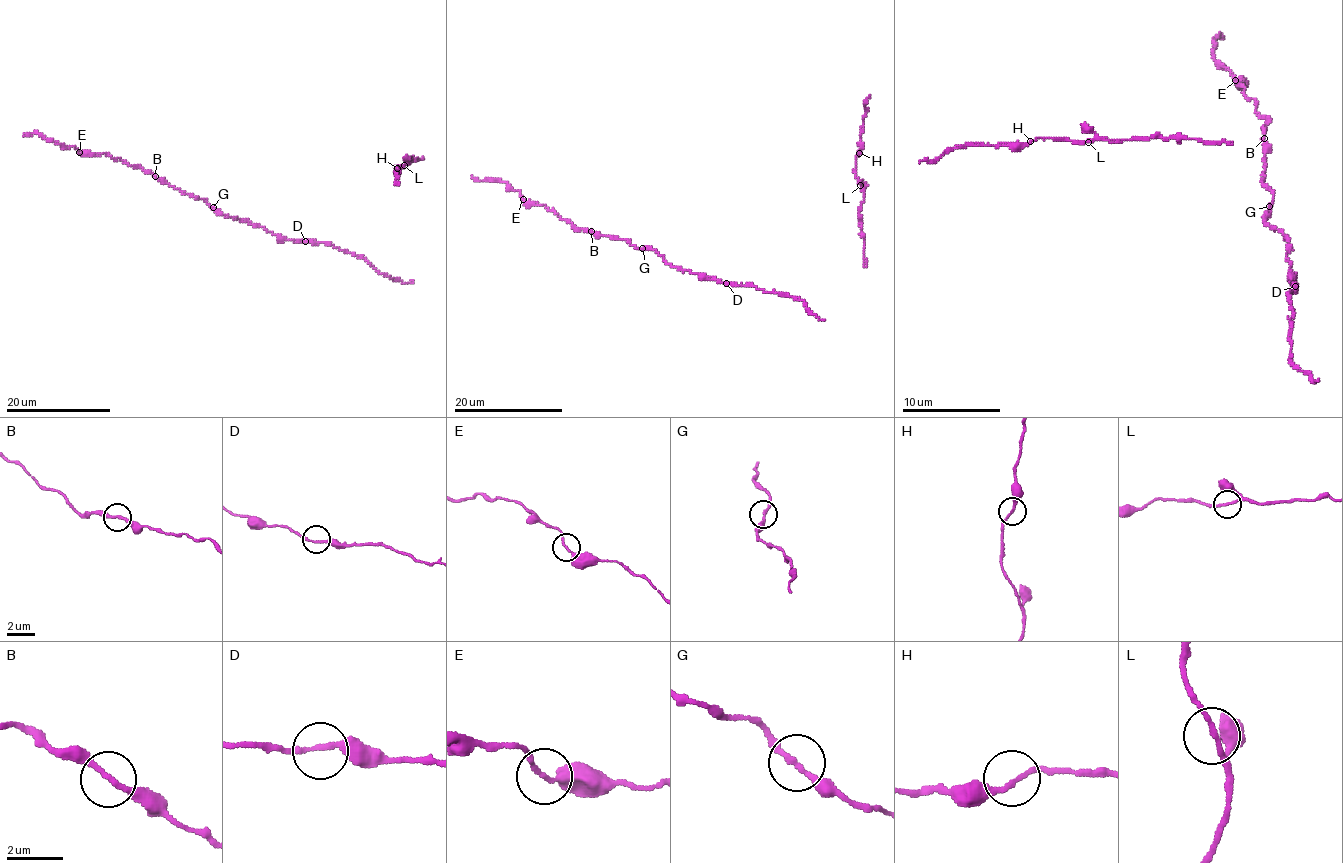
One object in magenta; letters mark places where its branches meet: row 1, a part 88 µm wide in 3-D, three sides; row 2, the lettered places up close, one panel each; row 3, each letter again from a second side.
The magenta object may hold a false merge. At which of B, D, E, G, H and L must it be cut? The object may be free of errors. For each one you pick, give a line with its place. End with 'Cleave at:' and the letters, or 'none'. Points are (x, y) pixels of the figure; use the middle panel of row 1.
Cleave at: none

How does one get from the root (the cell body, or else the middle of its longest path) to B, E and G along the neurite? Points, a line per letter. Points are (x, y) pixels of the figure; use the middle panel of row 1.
B: (734, 285), (700, 277), (687, 269), (680, 271), (667, 265), (654, 249), (636, 249), (626, 239), (591, 231)
E: (734, 285), (680, 271), (667, 265), (654, 249), (636, 249), (626, 239), (575, 229), (552, 210), (522, 199)
G: (734, 285), (700, 277), (687, 269), (680, 271), (667, 265), (654, 249), (642, 248)

